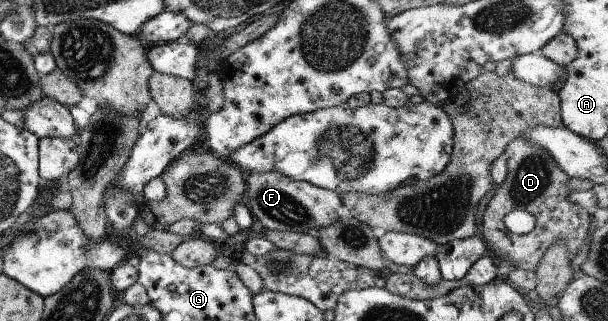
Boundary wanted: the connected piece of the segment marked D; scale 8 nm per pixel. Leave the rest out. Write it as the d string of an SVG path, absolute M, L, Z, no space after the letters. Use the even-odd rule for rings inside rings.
M521 136L510 140L504 147L502 156L506 160L506 179L500 185L494 186L494 195L488 201L480 223L480 235L484 239L485 247L490 249L489 254L495 259L510 259L512 267L516 269L533 272L544 251L556 241L560 241L570 254L574 255L588 235L591 210L578 207L566 199L566 183L569 177L544 149L532 145ZM512 208L522 209L531 214L535 222L532 231L522 235L512 235L510 231L506 231L506 227L502 225L502 218L508 211L512 211Z

